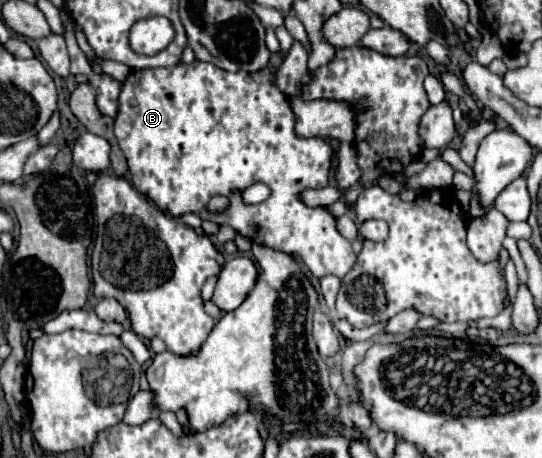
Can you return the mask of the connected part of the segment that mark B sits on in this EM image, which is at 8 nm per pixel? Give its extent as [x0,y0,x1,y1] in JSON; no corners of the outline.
[115,60,357,278]

